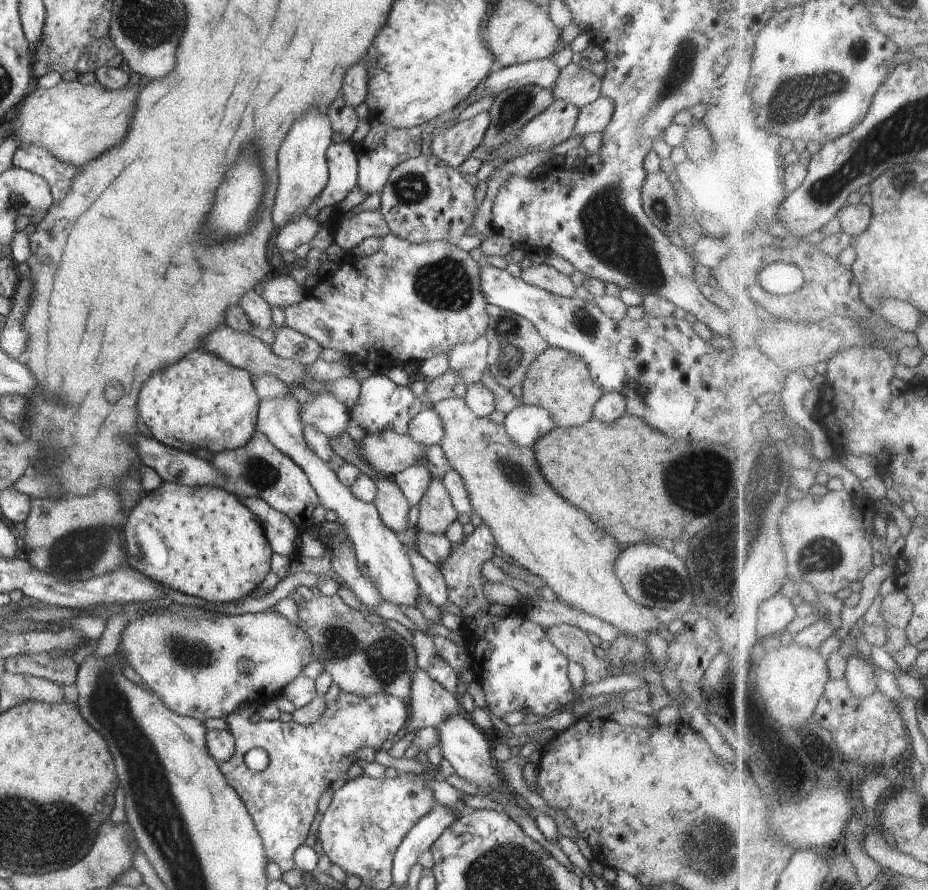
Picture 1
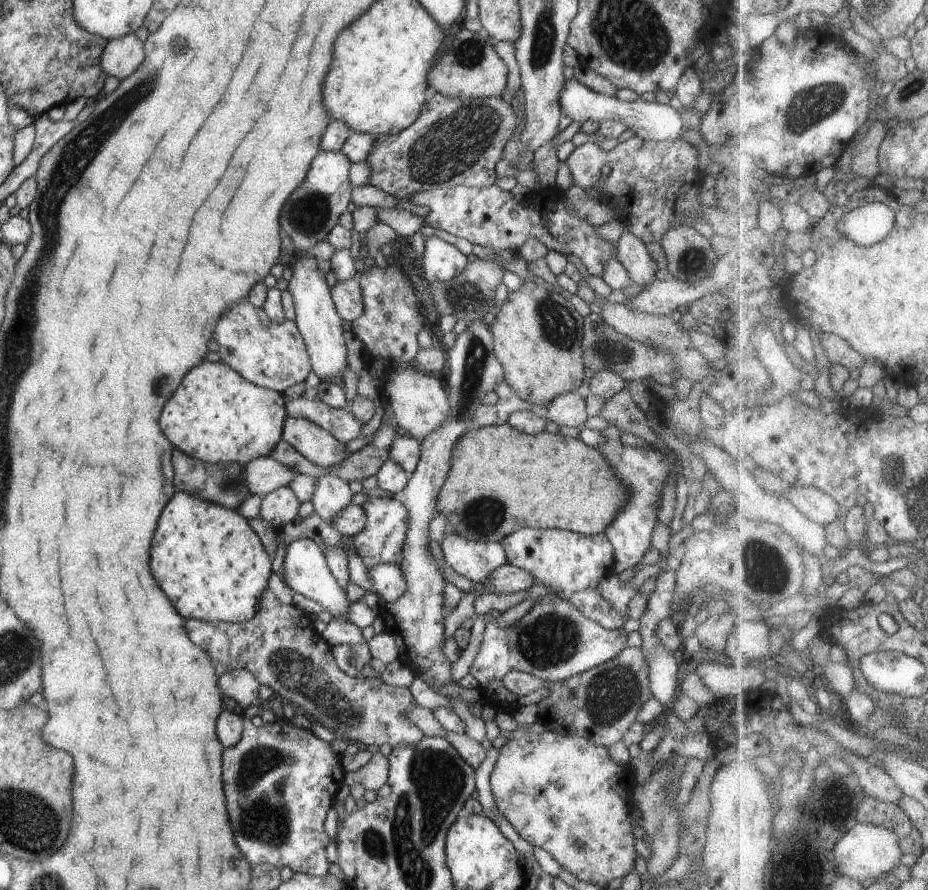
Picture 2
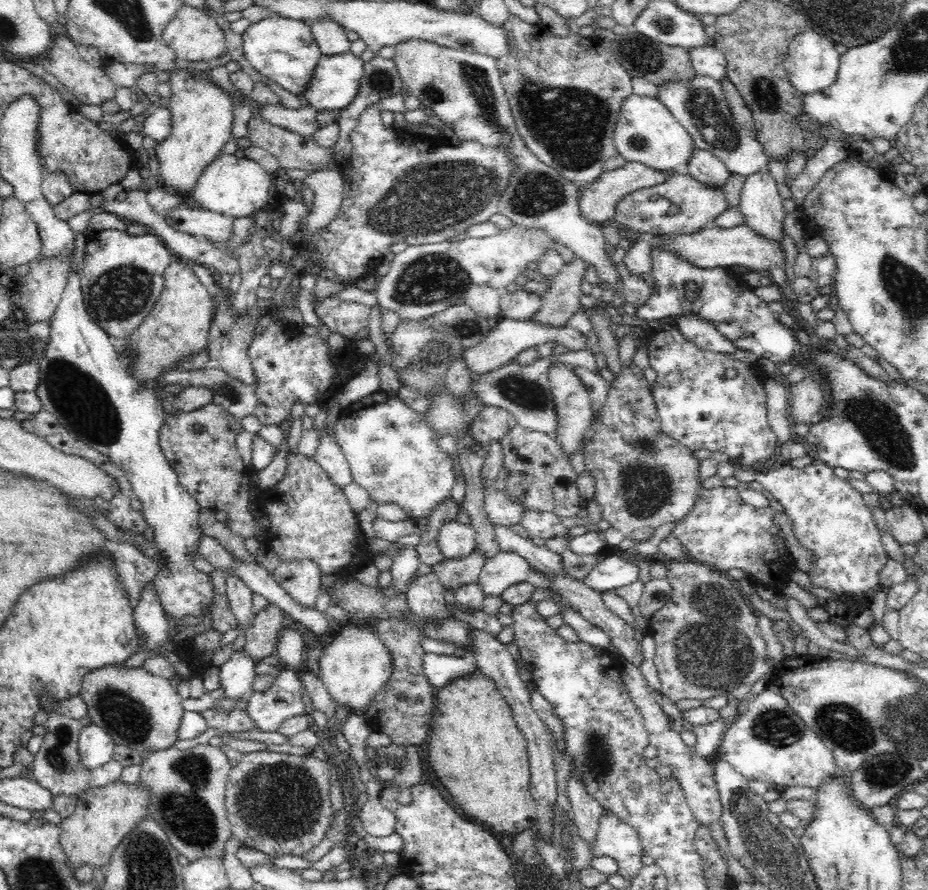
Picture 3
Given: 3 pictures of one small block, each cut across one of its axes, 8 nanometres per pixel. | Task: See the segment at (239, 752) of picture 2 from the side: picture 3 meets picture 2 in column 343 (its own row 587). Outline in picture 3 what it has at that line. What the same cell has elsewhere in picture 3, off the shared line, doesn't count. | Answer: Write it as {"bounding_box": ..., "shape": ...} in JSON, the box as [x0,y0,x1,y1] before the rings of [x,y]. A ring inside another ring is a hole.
{"bounding_box":[670,485,794,592],"shape":[[[724,485],[703,488],[699,495],[701,500],[670,532],[684,545],[688,560],[720,572],[740,569],[756,586],[768,587],[774,592],[786,587],[791,582],[787,570],[794,564],[786,547],[782,551],[774,537],[775,532],[781,532],[774,520],[777,511],[771,507],[755,508],[746,504],[741,493]]]}

